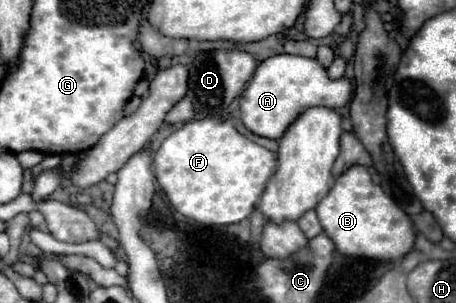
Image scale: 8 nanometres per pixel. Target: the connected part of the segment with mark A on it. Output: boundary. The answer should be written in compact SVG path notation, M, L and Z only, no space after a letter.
M275 55L259 63L255 75L243 89L239 99L239 117L251 133L267 139L279 139L283 129L295 121L295 113L299 113L303 105L335 105L335 109L339 109L351 99L351 89L353 85L347 79L329 79L325 67L317 59Z

